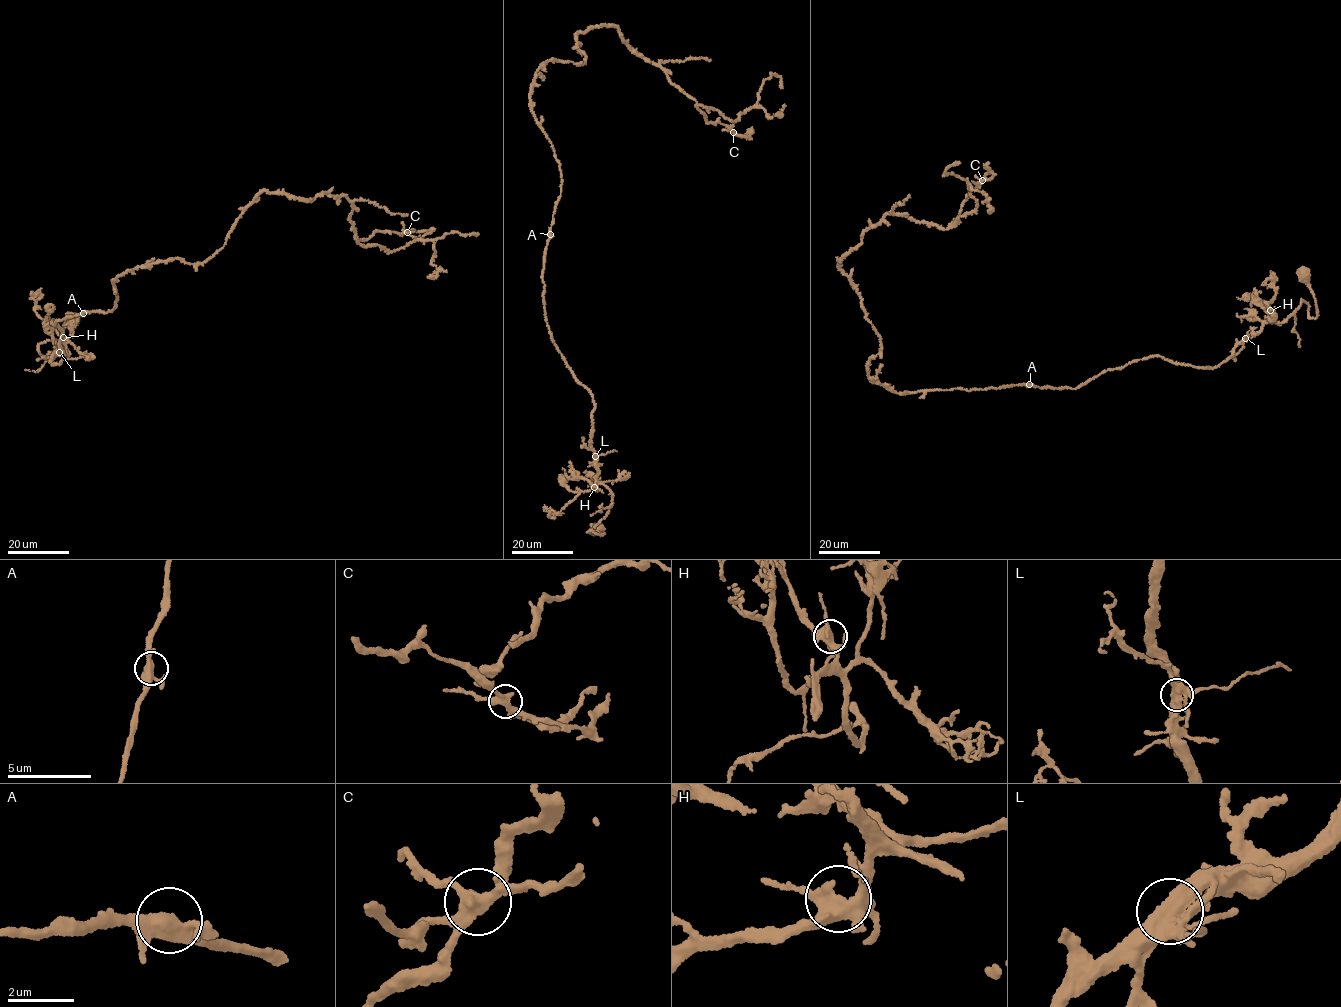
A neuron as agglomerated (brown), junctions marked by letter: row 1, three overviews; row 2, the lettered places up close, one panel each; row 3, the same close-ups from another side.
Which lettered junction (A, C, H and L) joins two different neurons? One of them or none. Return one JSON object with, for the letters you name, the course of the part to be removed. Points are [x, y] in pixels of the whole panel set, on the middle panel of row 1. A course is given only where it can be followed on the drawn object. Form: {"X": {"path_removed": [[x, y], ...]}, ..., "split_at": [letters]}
{"C": {"path_removed": [[733, 132], [748, 137], [753, 130]]}, "split_at": ["C"]}

